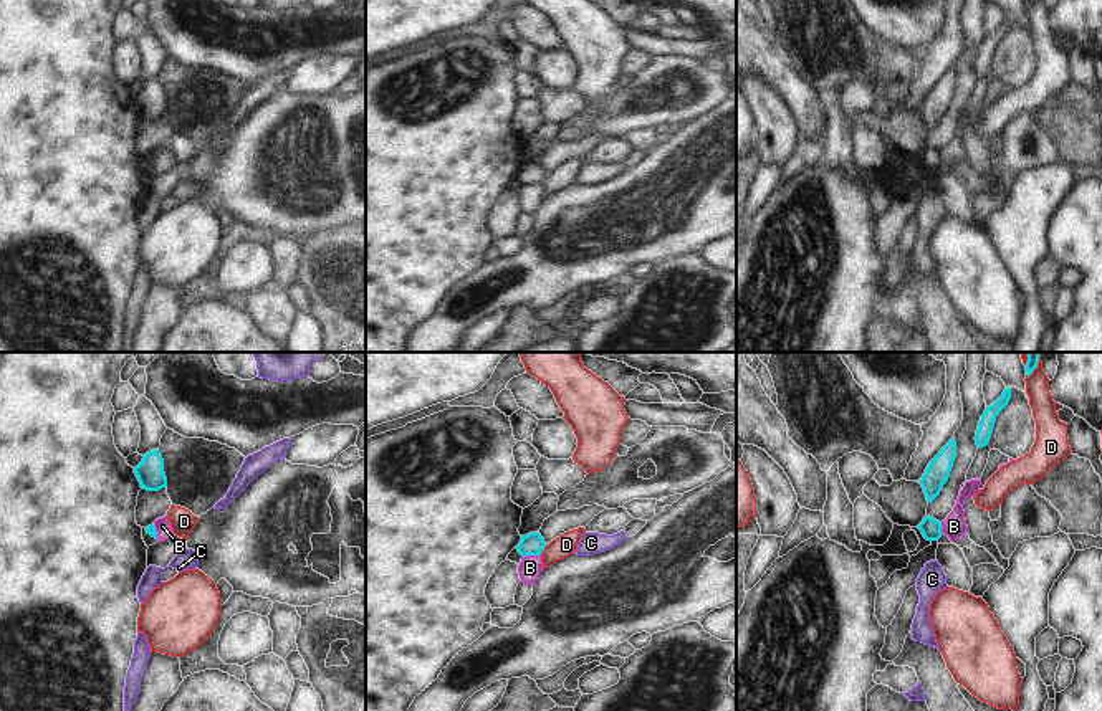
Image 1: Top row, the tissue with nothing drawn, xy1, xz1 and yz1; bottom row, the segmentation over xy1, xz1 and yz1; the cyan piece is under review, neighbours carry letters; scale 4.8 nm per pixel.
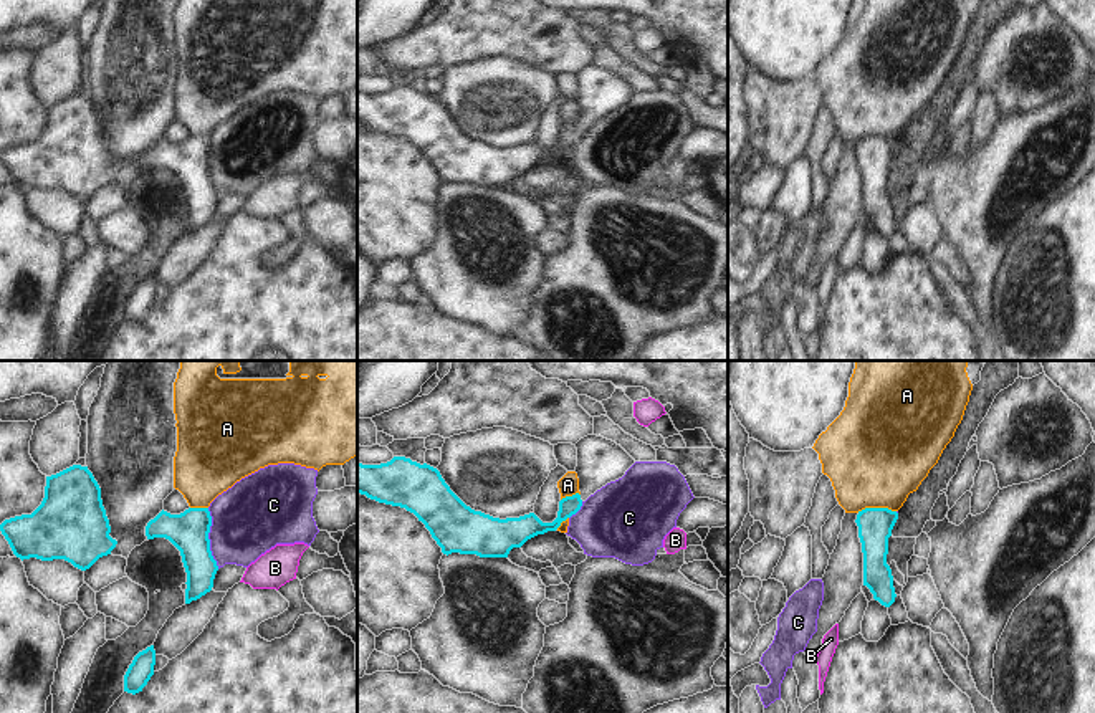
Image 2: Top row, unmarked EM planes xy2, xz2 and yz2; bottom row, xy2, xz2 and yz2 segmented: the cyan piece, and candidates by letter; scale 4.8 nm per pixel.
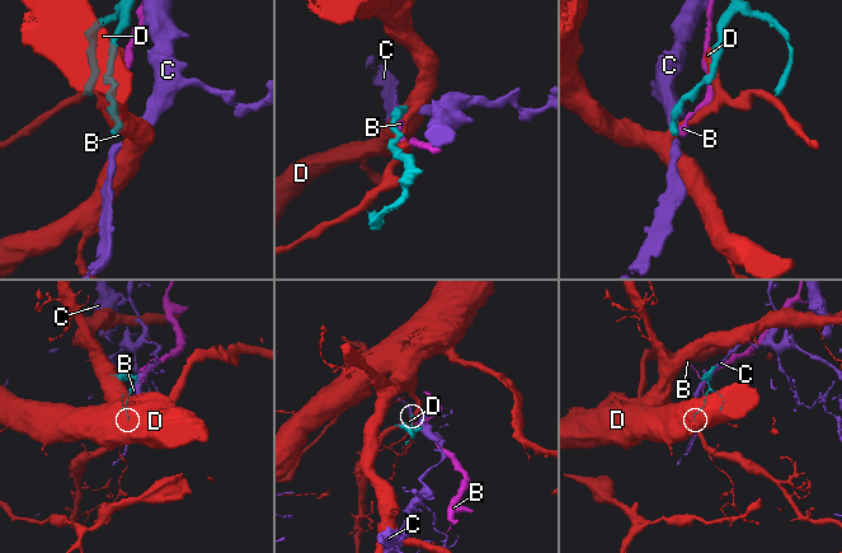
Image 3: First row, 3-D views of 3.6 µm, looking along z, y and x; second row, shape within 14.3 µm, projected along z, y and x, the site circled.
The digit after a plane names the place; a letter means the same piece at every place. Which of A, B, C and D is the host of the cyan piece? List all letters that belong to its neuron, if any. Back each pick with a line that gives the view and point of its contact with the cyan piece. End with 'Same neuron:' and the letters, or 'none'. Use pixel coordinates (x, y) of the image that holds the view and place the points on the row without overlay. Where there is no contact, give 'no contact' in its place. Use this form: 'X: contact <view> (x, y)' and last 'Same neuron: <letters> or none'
Same neuron: none

